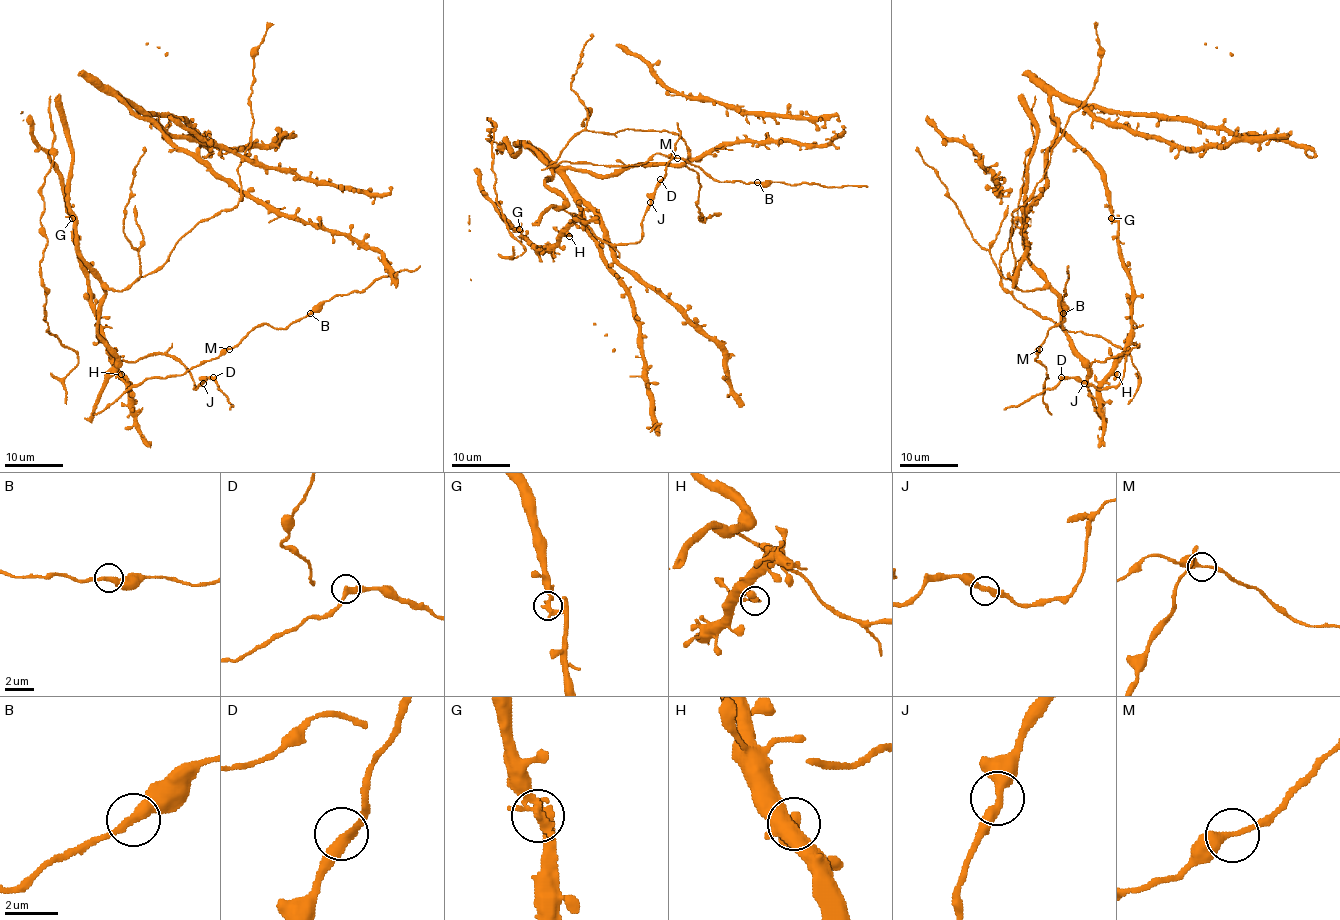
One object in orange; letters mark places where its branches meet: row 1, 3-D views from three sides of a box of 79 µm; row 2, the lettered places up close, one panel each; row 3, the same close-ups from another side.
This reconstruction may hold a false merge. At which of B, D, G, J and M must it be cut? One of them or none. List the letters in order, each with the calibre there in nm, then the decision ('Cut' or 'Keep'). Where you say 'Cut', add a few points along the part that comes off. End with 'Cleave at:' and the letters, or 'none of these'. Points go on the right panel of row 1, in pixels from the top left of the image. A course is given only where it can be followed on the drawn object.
B: Thickness 360 nm. Keep
D: Thickness 400 nm. Keep
G: Thickness 320 nm. Keep
J: Thickness 360 nm. Keep
M: Thickness 320 nm. Keep
Cleave at: none of these

